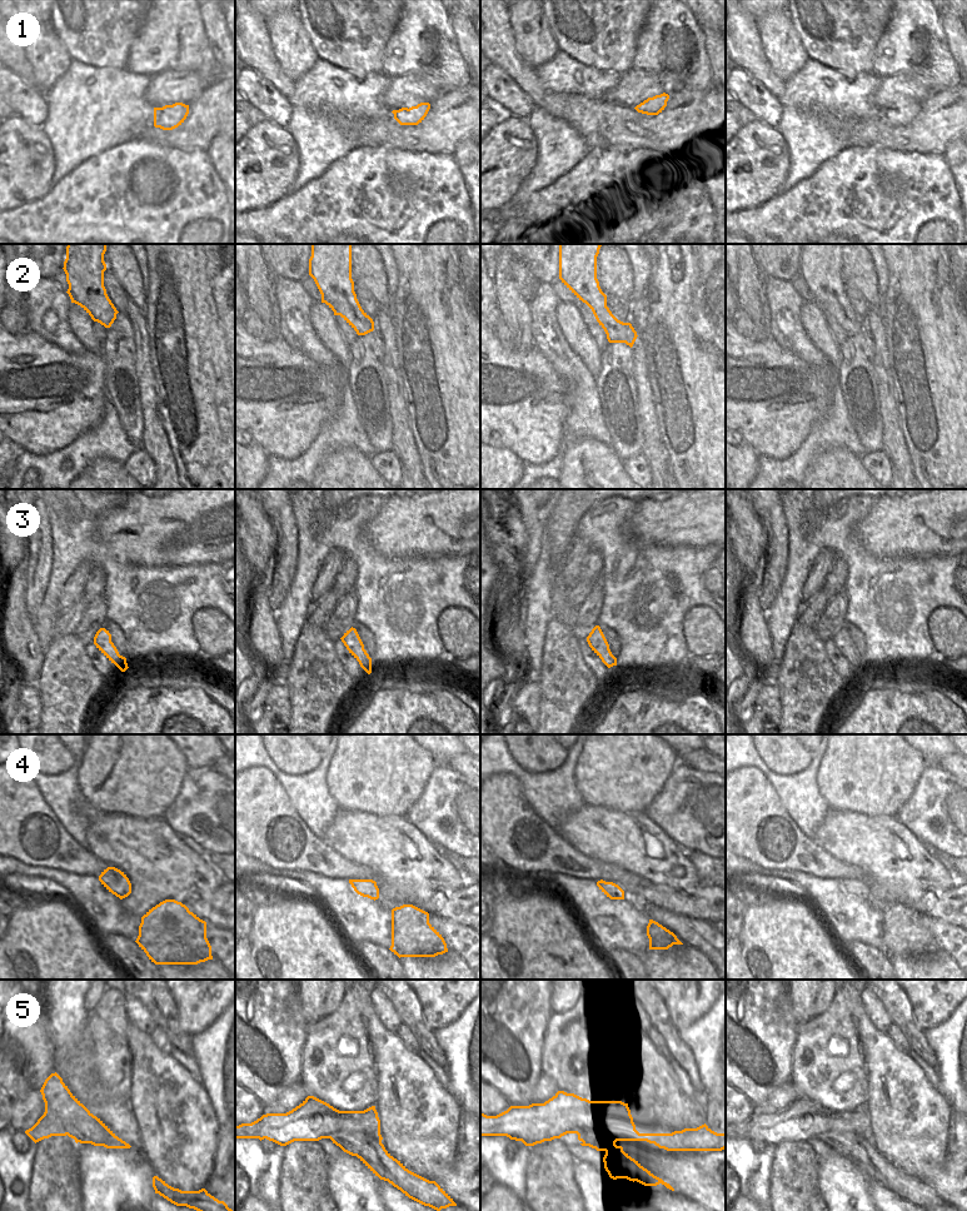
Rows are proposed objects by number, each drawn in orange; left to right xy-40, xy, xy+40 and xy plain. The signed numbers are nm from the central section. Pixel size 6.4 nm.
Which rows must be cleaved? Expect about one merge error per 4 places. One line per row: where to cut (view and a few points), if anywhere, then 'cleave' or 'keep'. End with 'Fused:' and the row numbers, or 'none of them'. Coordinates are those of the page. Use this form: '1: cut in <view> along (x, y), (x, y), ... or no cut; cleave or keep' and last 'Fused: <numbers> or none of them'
1: no cut; keep
2: no cut; keep
3: no cut; keep
4: no cut; keep
5: cut in xy along (329, 1137), (337, 1131), (364, 1131), (380, 1141); cleave
Fused: 5

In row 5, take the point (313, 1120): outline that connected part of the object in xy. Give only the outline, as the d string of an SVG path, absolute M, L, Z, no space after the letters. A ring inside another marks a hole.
M314 1096L286 1113L266 1113L251 1123L235 1126L235 1138L266 1138L286 1146L294 1141L330 1138L337 1131L364 1131L383 1140L375 1106L364 1111L339 1111Z

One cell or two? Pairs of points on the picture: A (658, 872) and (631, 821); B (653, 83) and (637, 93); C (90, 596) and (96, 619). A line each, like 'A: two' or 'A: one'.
A: one
B: one
C: two

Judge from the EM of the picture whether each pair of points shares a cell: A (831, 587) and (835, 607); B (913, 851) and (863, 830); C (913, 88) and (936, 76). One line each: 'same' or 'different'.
A: different
B: same
C: different

